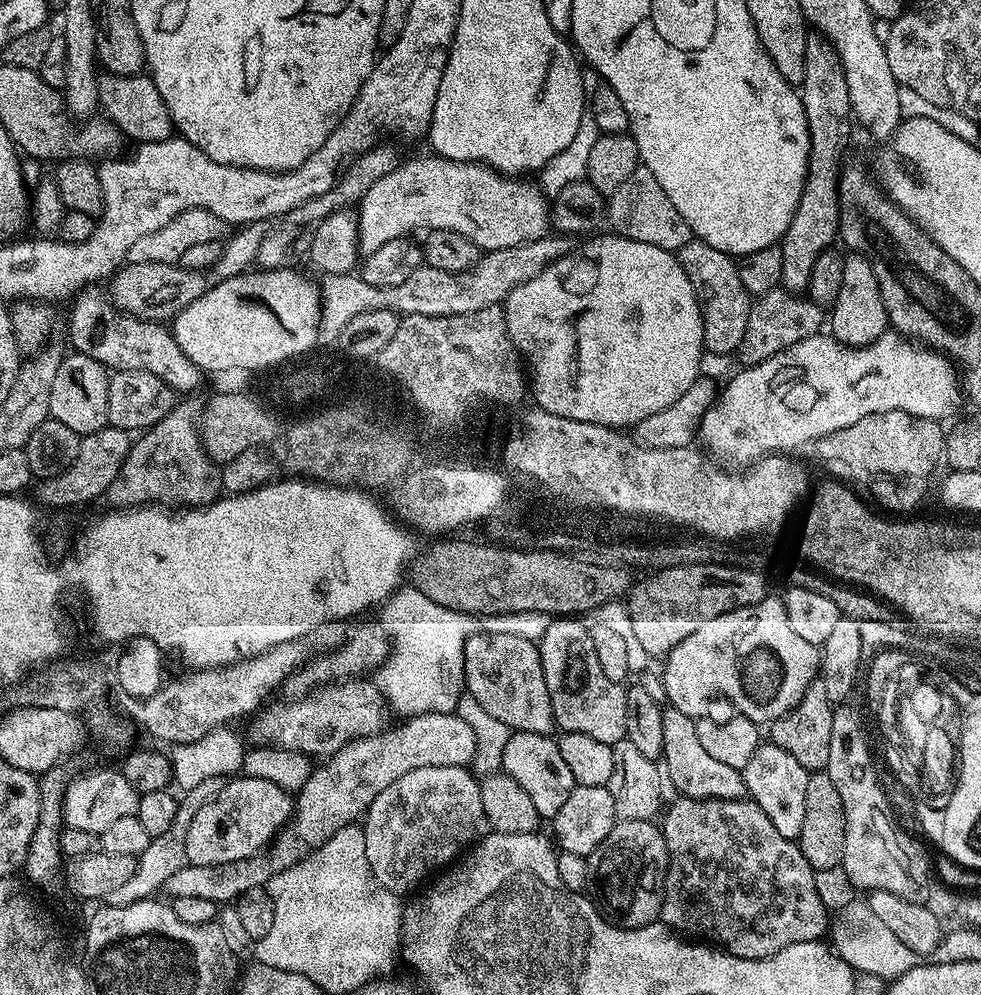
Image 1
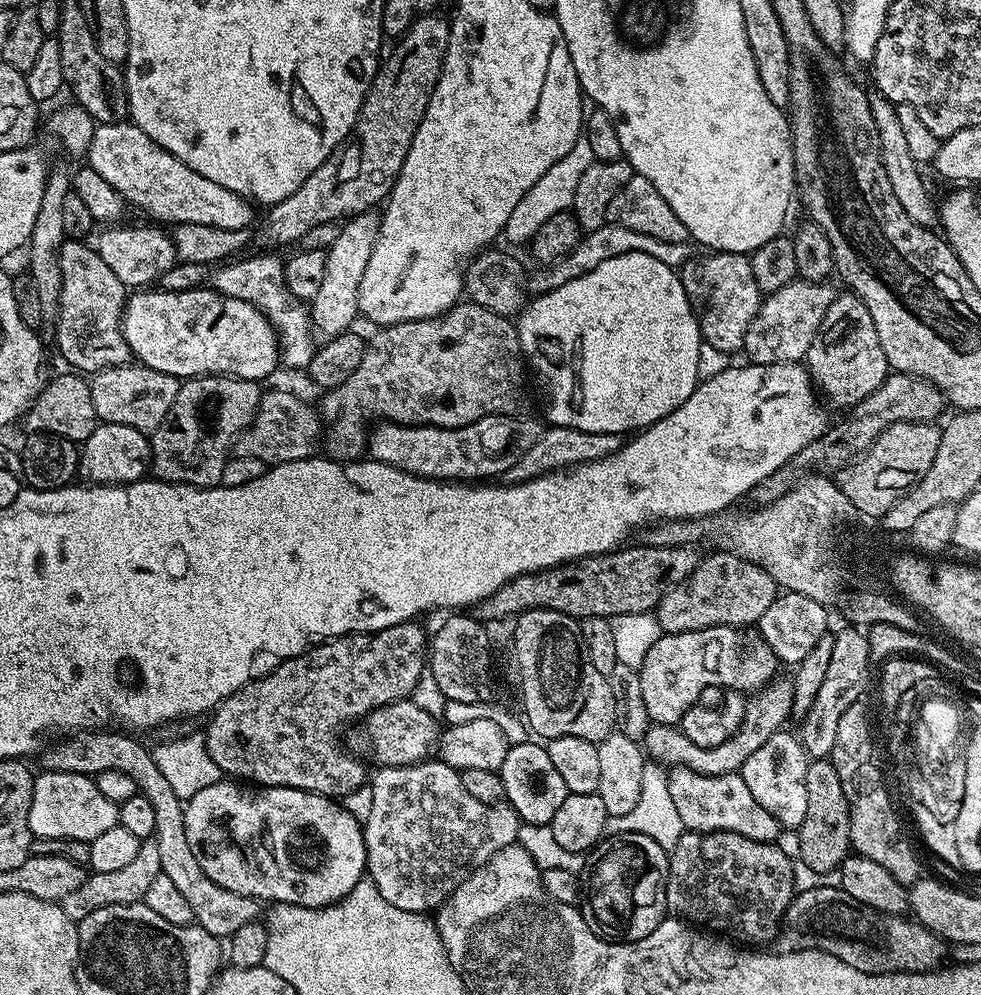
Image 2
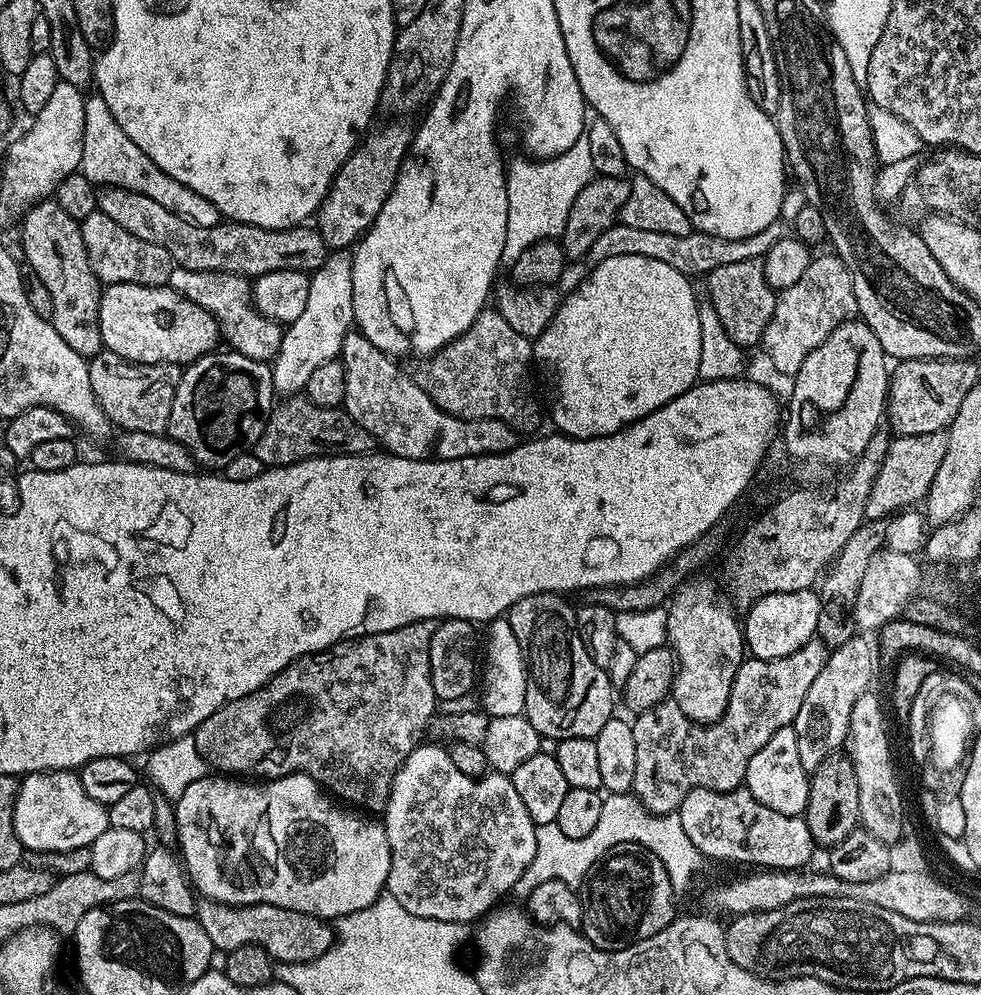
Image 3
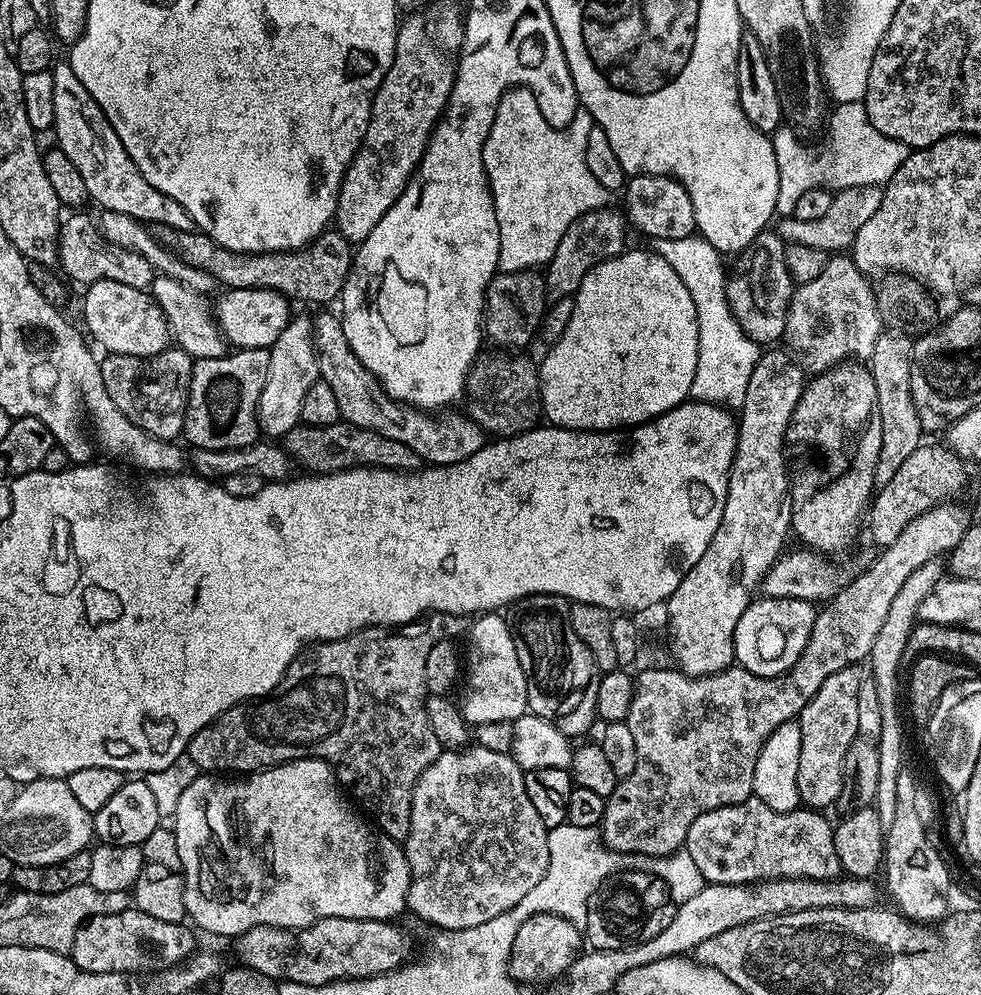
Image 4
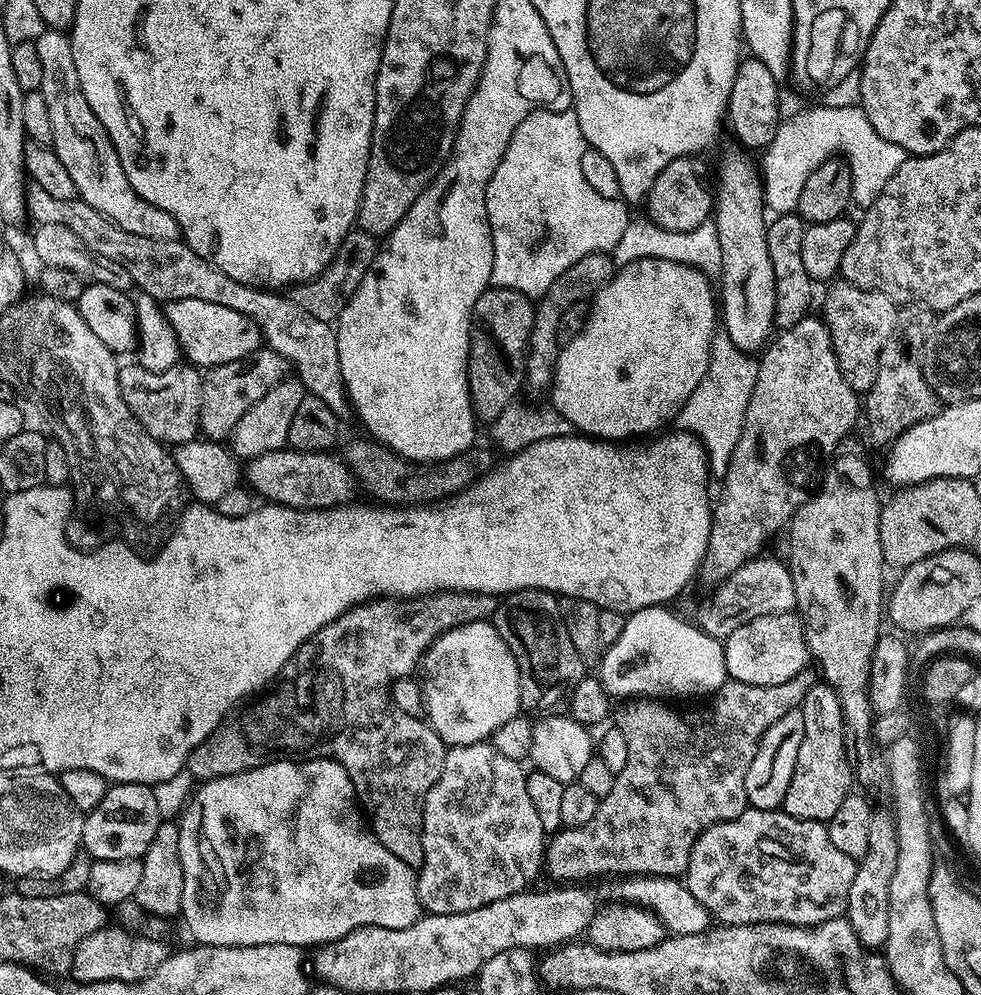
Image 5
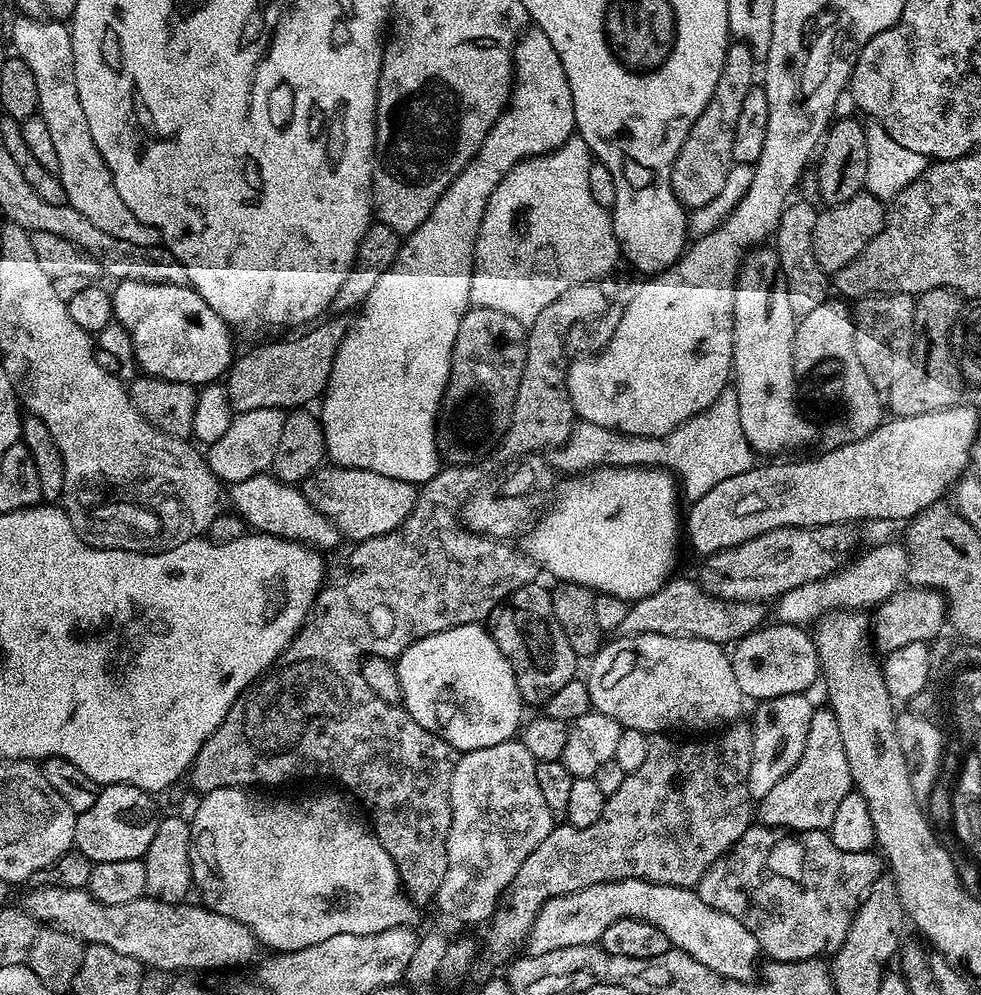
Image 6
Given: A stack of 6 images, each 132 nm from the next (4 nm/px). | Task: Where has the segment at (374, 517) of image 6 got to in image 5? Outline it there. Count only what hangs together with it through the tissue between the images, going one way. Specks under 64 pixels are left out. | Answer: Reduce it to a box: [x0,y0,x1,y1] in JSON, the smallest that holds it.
[247,446,358,508]

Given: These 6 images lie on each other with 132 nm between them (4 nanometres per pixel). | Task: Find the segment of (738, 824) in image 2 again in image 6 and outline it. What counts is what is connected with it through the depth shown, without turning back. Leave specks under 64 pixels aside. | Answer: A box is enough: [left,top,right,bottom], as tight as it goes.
[694,826,882,960]

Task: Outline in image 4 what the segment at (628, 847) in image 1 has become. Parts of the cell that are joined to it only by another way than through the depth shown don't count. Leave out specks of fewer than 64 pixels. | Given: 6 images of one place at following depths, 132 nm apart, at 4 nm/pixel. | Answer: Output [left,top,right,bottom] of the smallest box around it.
[582,872,670,950]

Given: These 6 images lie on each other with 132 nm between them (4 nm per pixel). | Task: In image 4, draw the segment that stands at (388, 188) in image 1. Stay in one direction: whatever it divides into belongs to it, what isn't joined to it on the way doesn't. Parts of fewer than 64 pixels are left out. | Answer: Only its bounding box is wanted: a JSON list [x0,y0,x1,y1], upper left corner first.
[254,316,320,438]

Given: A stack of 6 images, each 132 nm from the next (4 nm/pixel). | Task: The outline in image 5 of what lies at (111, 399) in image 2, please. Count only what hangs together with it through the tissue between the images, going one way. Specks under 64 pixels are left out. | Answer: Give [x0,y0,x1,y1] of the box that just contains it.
[118,362,202,446]

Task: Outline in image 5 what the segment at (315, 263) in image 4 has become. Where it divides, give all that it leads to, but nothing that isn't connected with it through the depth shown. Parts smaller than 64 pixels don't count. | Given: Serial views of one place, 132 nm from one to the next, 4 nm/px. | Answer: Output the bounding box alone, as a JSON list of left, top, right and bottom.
[290,230,377,324]

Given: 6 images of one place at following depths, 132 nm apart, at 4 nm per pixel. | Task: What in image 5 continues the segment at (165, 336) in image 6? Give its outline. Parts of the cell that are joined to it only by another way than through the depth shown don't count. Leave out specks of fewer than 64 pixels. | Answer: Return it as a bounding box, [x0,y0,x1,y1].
[166,298,262,370]

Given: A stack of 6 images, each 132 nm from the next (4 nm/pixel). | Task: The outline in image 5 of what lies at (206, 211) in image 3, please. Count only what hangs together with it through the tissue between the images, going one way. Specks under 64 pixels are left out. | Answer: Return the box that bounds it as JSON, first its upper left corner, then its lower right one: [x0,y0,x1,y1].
[34,30,180,240]

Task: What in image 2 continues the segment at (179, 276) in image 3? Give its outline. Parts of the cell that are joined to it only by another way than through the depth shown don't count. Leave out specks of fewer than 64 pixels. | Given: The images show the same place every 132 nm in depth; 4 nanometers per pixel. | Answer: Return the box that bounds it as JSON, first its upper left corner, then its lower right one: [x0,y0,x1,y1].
[210,256,317,369]

